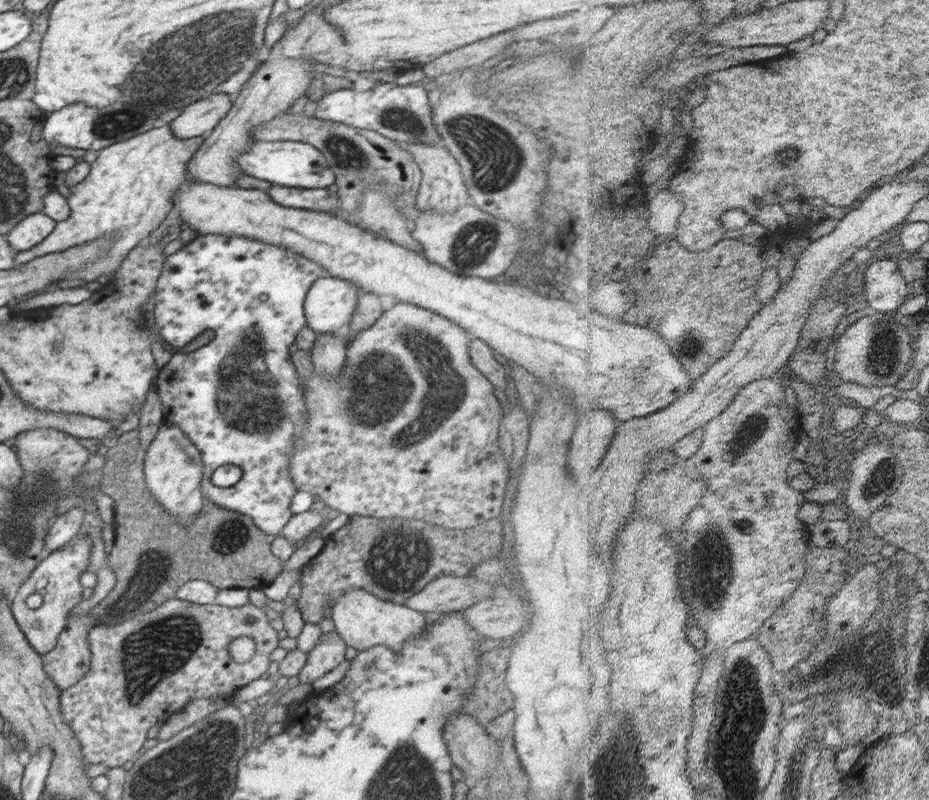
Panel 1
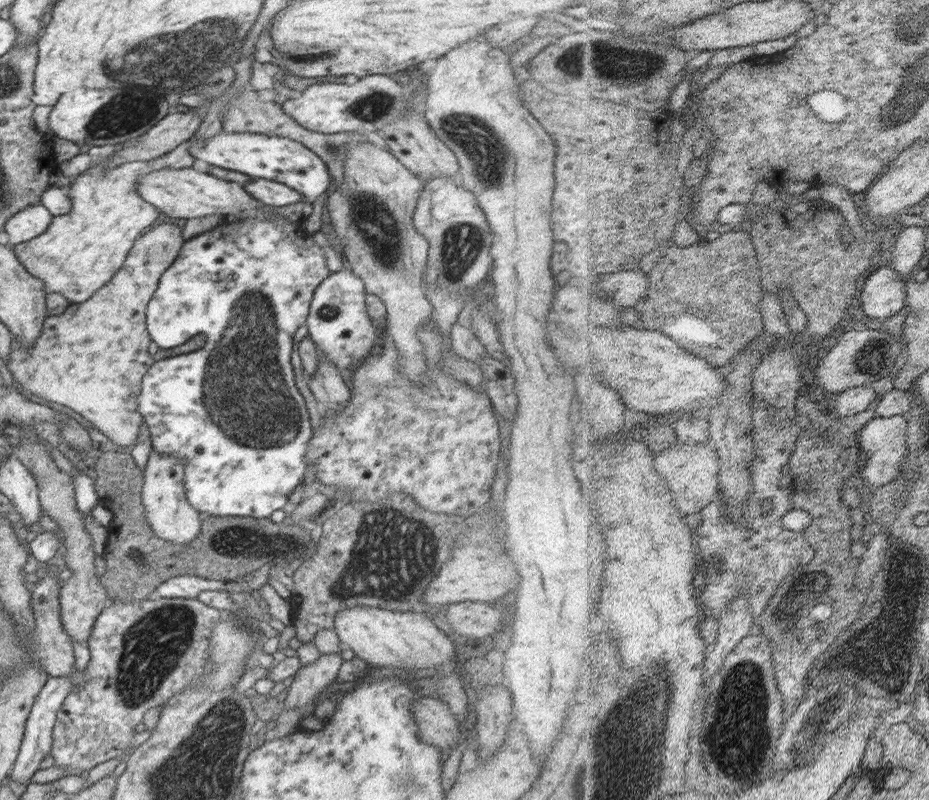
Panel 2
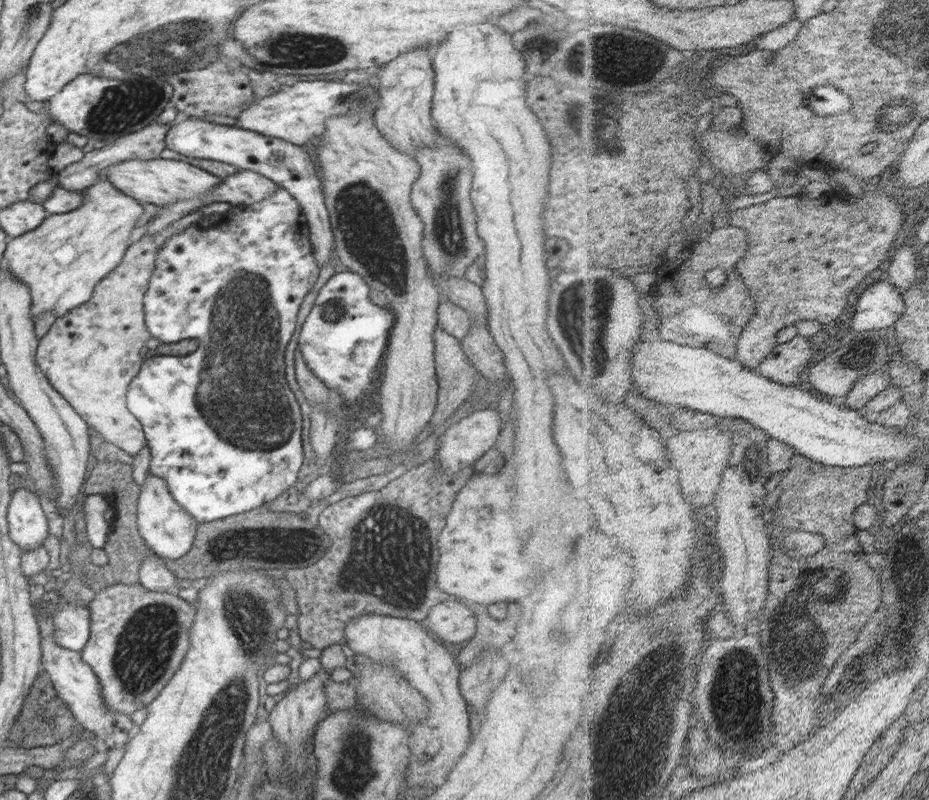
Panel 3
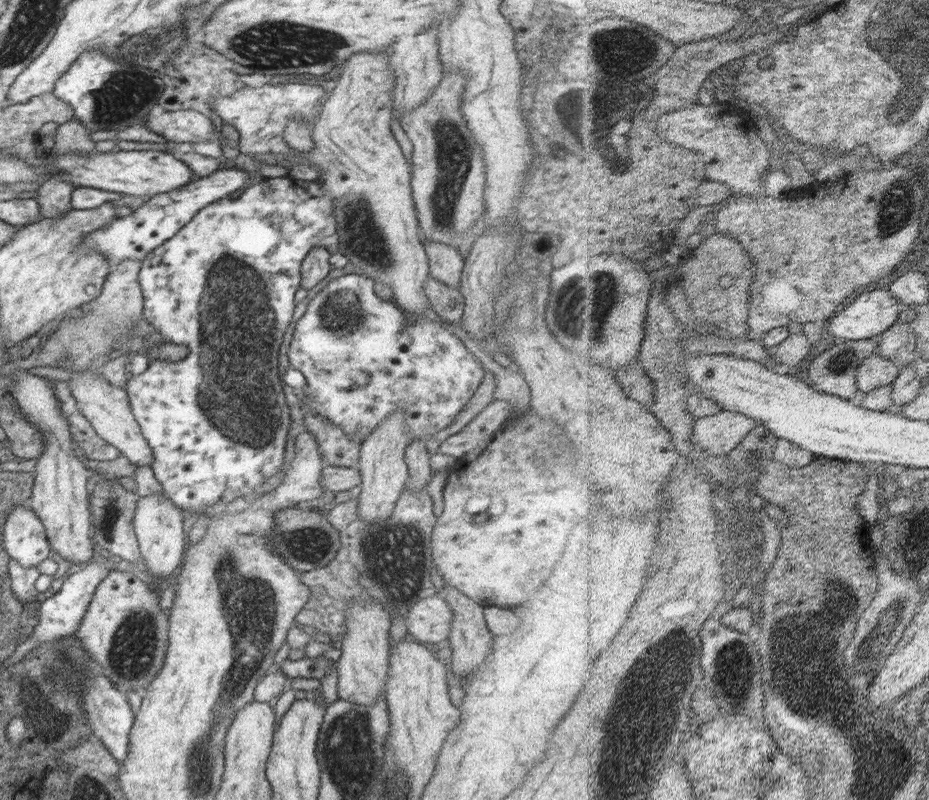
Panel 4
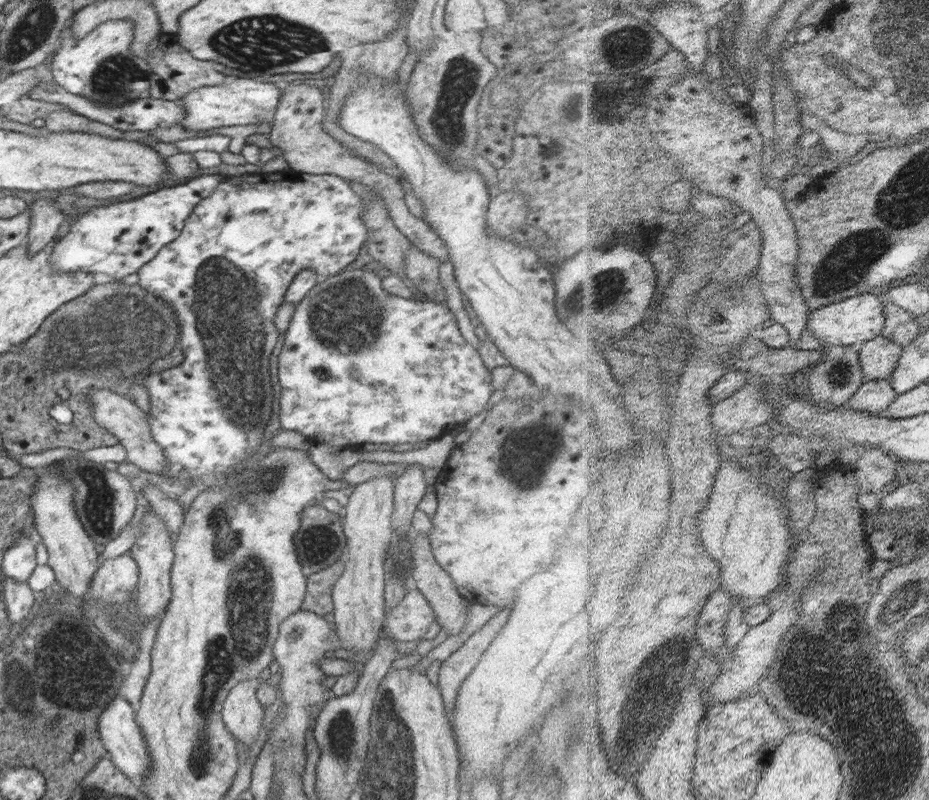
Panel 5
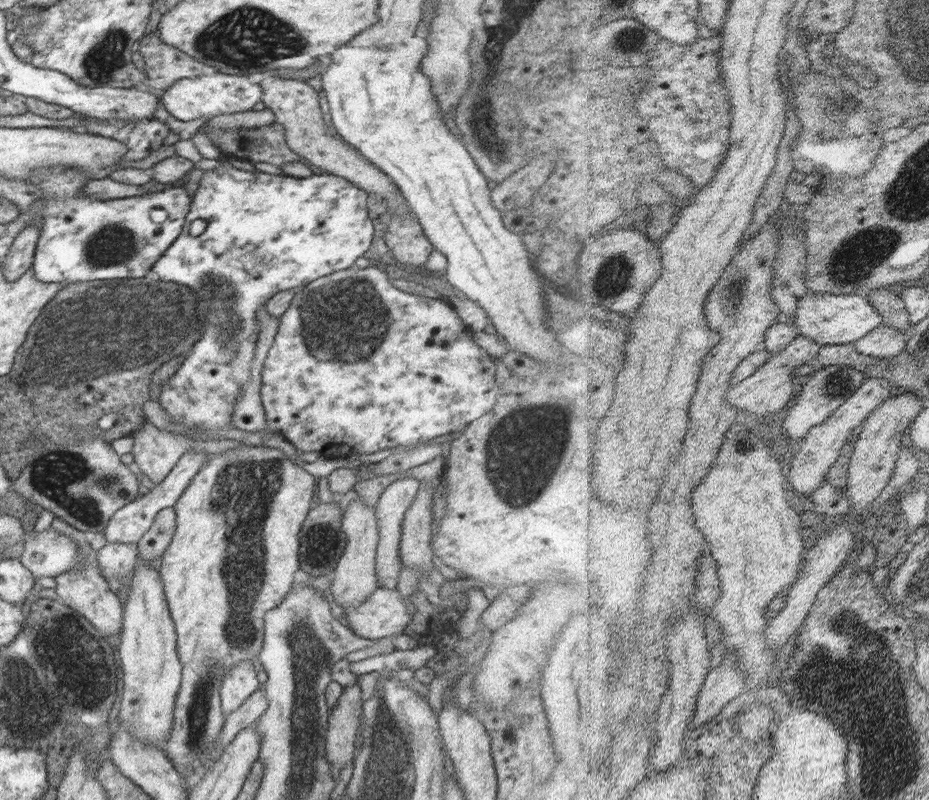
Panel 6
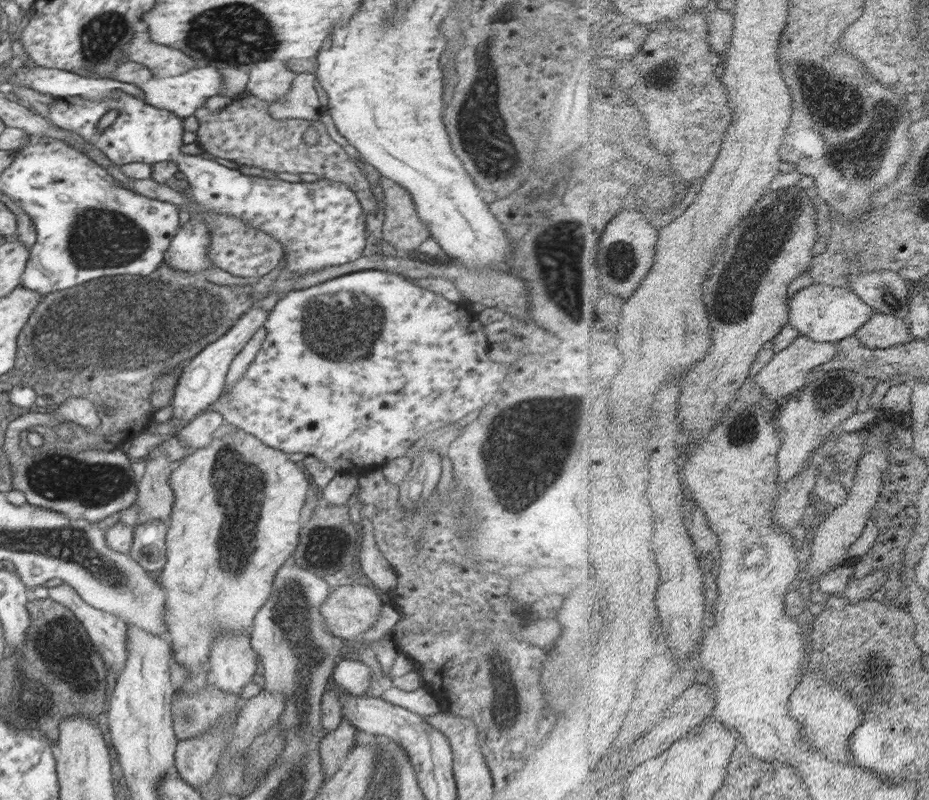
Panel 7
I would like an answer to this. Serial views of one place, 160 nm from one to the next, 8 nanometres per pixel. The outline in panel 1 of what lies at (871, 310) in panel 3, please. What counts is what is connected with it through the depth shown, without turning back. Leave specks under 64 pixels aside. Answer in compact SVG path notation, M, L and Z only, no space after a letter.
M896 258L872 263L866 272L866 296L868 302L880 312L892 312L904 306L910 286L902 272L903 262Z

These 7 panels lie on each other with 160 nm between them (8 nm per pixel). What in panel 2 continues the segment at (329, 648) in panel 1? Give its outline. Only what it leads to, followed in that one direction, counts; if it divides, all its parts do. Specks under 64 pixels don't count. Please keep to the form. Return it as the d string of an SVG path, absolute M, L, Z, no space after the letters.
M321 654L308 666L301 667L290 684L284 710L304 706L334 682L343 660L340 654Z

